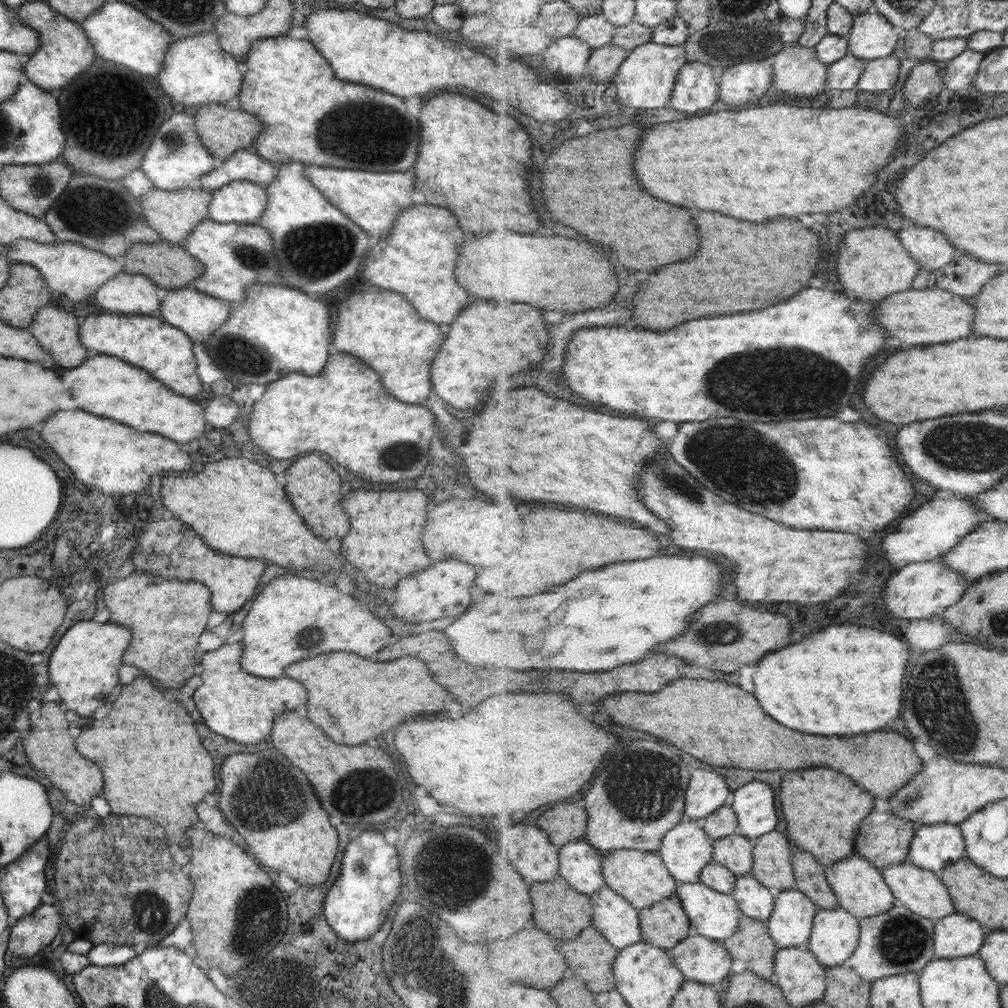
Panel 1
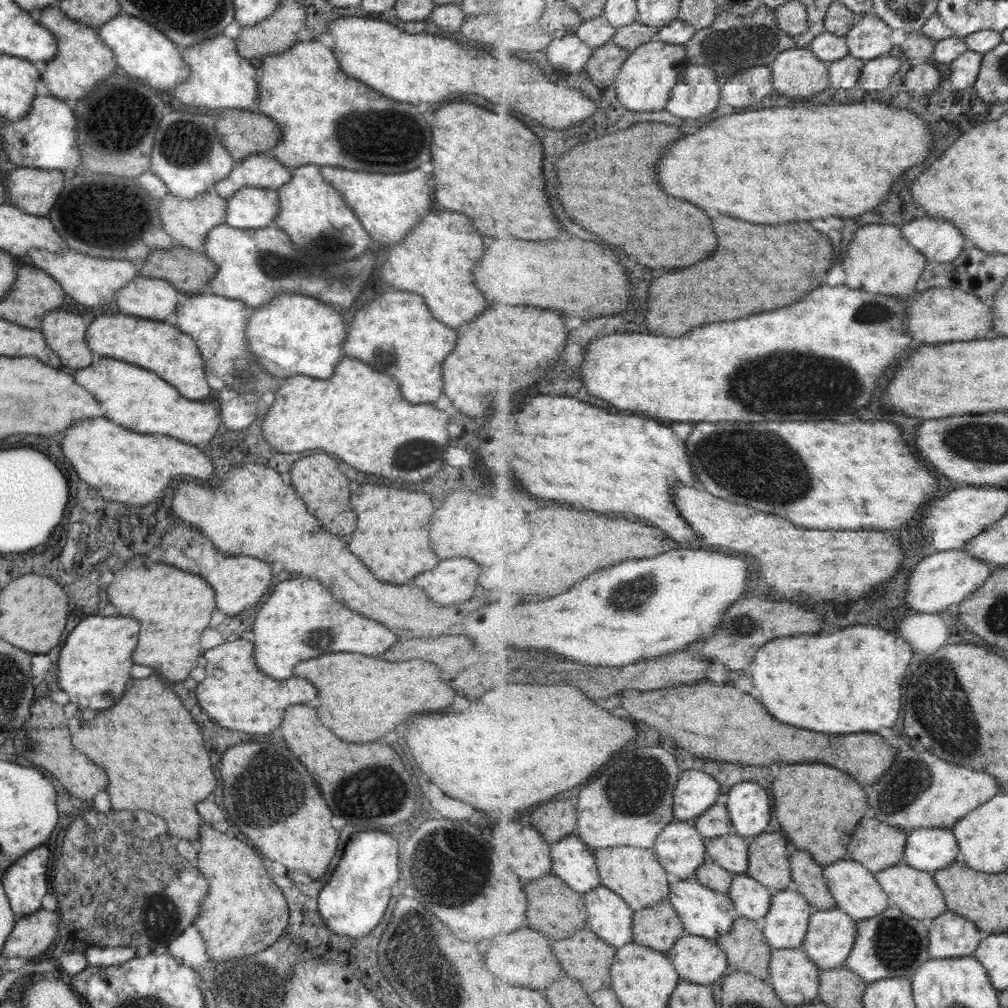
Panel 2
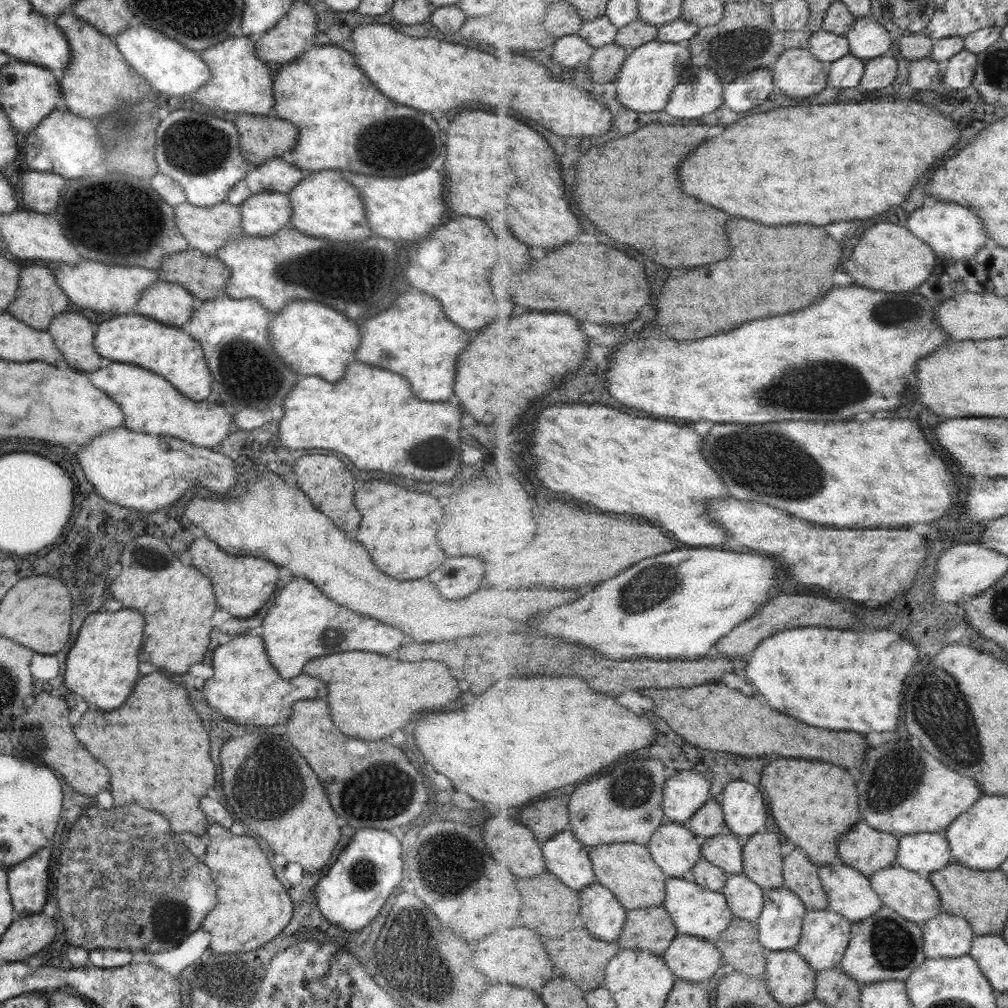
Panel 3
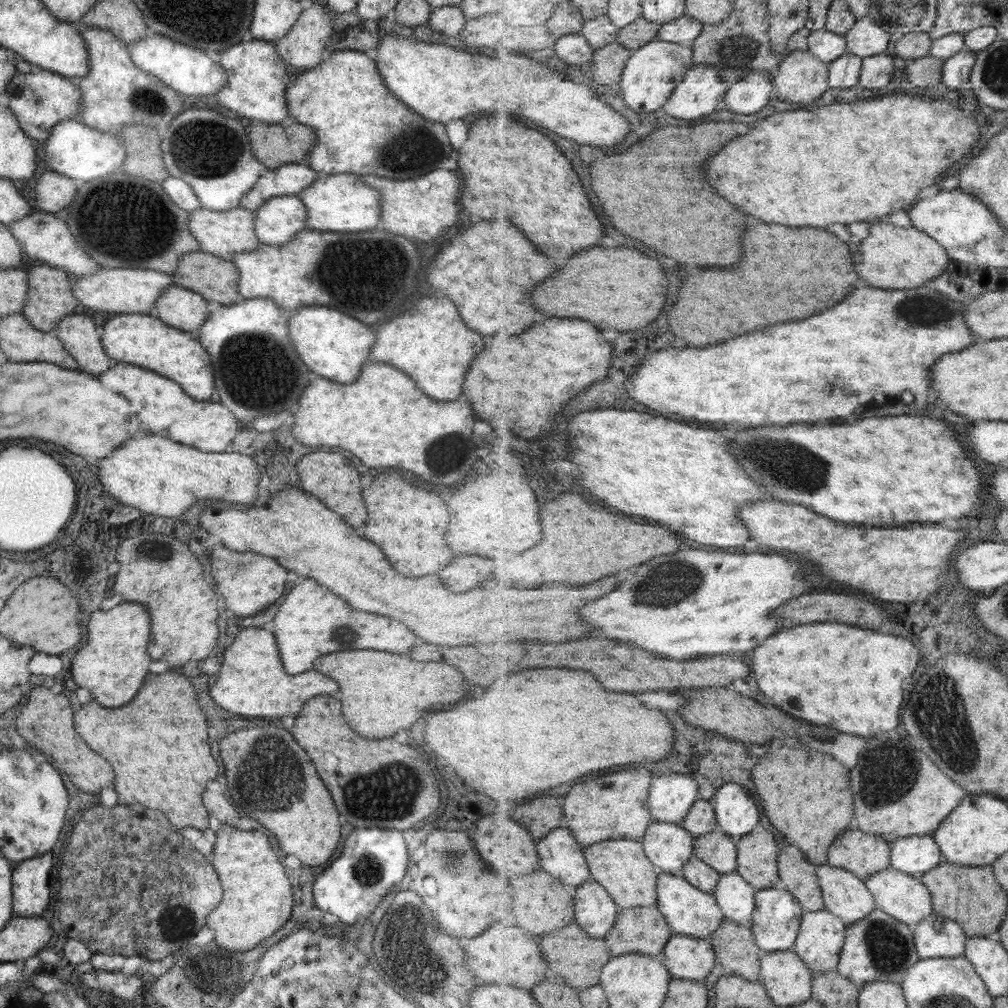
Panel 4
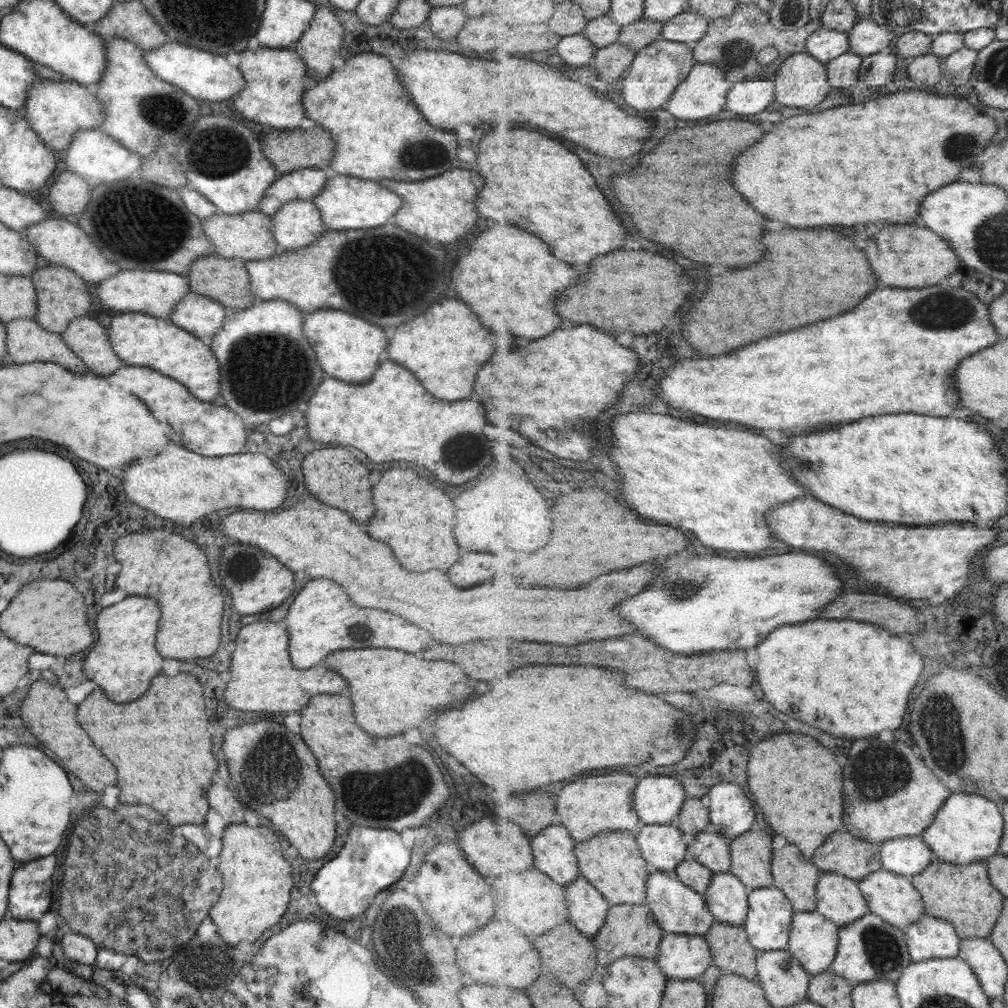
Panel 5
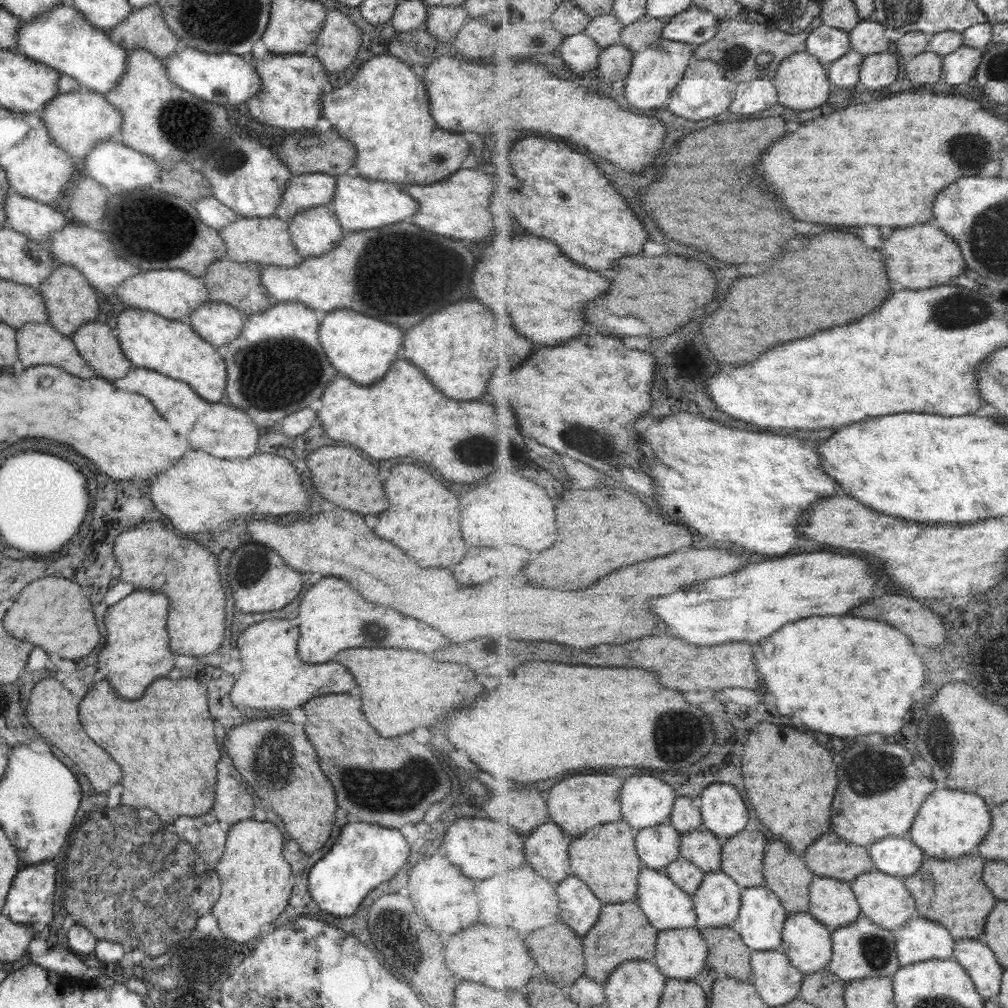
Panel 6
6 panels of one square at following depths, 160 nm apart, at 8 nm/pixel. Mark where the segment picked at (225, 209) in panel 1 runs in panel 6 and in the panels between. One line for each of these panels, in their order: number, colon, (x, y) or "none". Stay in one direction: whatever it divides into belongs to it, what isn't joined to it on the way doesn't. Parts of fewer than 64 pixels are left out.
2: (250, 208)
3: (262, 214)
4: (278, 219)
5: (296, 224)
6: (313, 232)

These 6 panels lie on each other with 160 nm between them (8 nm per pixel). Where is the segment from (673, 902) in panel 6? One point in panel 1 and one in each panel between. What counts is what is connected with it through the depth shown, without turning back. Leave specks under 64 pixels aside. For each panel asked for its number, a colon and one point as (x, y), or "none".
1: (713, 914)
2: (705, 912)
3: (697, 910)
4: (691, 911)
5: (679, 909)

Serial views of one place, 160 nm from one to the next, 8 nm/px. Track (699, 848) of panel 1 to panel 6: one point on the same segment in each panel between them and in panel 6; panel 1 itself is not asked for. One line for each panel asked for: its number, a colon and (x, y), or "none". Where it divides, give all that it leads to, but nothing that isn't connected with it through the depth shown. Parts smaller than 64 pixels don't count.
2: (681, 848)
3: (676, 849)
4: (670, 847)
5: (662, 846)
6: (658, 846)

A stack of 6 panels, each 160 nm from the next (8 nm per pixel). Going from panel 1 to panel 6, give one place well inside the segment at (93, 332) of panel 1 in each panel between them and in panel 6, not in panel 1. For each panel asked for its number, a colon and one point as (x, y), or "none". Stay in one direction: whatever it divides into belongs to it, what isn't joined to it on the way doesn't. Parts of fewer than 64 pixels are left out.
2: (161, 348)
3: (169, 352)
4: (142, 340)
5: (137, 339)
6: (172, 348)

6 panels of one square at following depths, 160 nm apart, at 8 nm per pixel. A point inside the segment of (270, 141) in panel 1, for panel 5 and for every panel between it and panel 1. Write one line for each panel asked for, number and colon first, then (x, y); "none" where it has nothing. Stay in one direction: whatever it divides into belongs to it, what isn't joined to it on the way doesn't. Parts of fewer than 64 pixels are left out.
2: (318, 108)
3: (343, 124)
4: (360, 128)
5: (377, 132)

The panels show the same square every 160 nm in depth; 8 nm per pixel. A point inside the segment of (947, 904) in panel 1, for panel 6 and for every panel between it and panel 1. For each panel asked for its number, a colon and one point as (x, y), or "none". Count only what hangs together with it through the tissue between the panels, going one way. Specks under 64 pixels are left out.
2: (915, 891)
3: (912, 894)
4: (905, 897)
5: (894, 897)
6: (885, 899)

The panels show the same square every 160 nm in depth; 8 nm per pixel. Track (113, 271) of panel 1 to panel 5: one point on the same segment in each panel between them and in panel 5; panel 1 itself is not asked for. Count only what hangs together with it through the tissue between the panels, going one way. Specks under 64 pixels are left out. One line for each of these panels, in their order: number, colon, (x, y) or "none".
2: (90, 281)
3: (102, 288)
4: (115, 290)
5: (154, 293)

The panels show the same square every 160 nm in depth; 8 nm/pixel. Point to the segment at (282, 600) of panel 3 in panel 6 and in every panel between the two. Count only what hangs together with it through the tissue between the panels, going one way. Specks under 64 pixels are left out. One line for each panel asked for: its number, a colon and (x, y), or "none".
4: (311, 622)
5: (321, 619)
6: (332, 617)

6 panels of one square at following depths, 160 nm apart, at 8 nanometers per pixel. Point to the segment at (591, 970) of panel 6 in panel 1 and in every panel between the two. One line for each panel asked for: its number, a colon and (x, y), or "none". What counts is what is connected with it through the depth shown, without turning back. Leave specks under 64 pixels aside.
1: (666, 924)
2: (660, 927)
3: (653, 929)
4: (645, 930)
5: (630, 930)

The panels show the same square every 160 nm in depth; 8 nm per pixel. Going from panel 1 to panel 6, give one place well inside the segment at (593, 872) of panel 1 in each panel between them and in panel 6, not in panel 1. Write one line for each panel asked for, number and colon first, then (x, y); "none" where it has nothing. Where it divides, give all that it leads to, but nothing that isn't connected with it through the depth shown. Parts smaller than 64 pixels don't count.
2: (574, 860)
3: (567, 857)
4: (562, 855)
5: (555, 849)
6: (547, 848)

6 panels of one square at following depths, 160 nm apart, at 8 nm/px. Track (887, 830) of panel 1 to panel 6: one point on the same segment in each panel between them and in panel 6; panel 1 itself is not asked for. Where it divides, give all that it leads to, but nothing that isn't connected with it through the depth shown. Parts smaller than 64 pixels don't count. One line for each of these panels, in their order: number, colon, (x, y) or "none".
2: (878, 845)
3: (876, 850)
4: (864, 854)
5: (845, 853)
6: (831, 856)

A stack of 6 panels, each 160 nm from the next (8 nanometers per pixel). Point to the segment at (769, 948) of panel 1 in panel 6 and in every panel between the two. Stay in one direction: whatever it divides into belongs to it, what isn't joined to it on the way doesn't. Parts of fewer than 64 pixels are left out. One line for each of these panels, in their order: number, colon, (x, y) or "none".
2: (747, 947)
3: (740, 944)
4: (736, 948)
5: (732, 950)
6: (727, 951)

